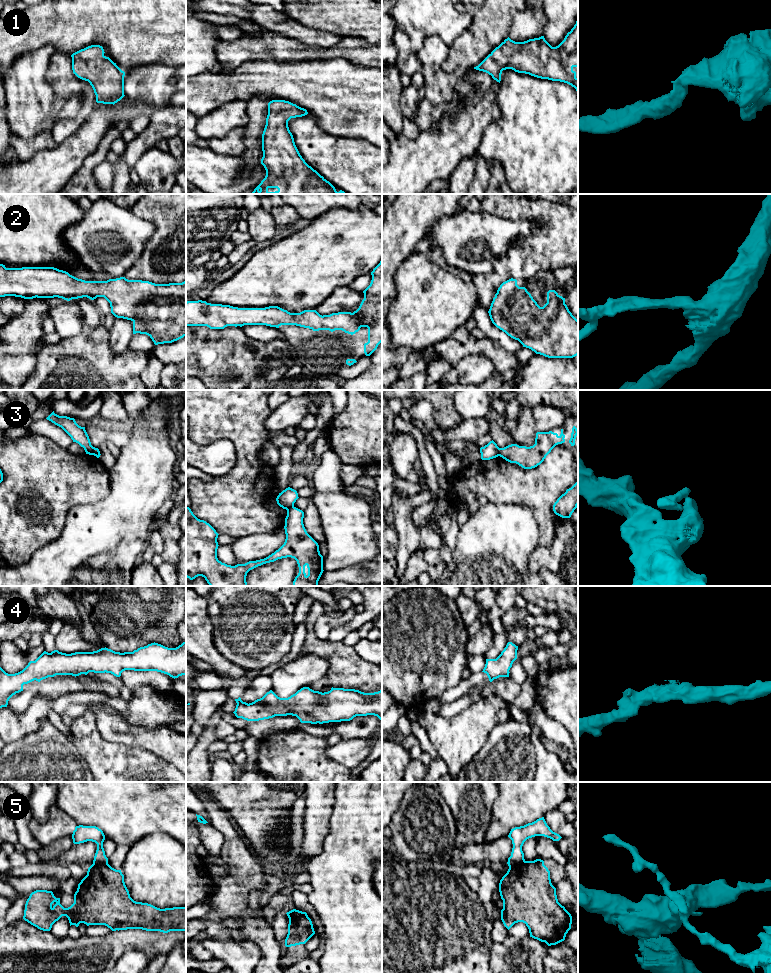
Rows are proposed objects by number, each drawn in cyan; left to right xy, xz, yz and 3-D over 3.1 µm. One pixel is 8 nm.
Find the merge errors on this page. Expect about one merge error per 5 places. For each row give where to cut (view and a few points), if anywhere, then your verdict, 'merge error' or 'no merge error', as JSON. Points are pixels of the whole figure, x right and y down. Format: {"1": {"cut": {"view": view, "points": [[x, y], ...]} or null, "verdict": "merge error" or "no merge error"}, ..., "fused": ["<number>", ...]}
{"1": {"cut": null, "verdict": "no merge error"}, "2": {"cut": null, "verdict": "no merge error"}, "3": {"cut": {"view": "yz", "points": [[500, 448], [498, 455]]}, "verdict": "merge error"}, "4": {"cut": null, "verdict": "no merge error"}, "5": {"cut": {"view": "xy", "points": [[107, 862], [92, 865]]}, "verdict": "merge error"}, "fused": ["3", "5"]}

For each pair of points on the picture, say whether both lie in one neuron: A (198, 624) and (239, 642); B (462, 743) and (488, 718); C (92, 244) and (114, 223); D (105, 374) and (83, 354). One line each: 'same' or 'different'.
A: different
B: same
C: same
D: same

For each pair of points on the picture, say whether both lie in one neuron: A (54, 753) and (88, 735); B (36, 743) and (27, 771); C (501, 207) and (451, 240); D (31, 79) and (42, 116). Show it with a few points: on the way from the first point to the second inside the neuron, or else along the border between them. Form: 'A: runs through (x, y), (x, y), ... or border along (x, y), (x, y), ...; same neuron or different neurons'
A: border along (72, 742), (86, 763); different neurons
B: runs through (36, 750), (36, 762), (34, 764); same neuron
C: border along (482, 209), (514, 220); different neurons
D: runs through (31, 88), (31, 105), (33, 107); same neuron

